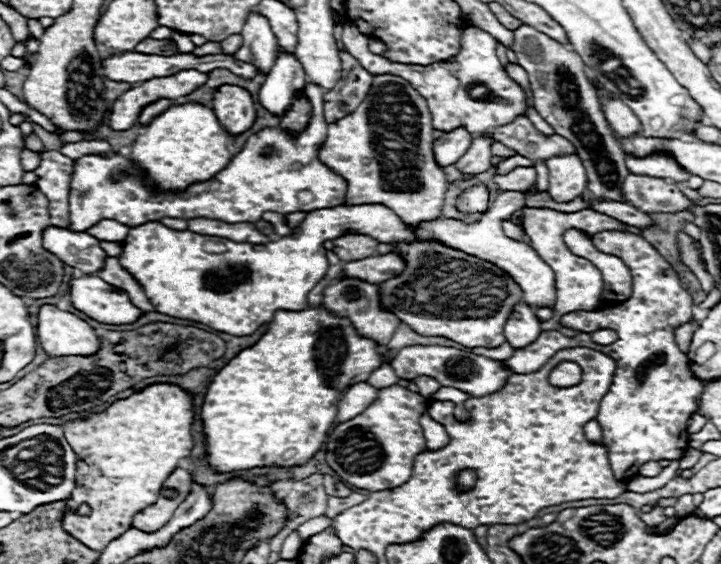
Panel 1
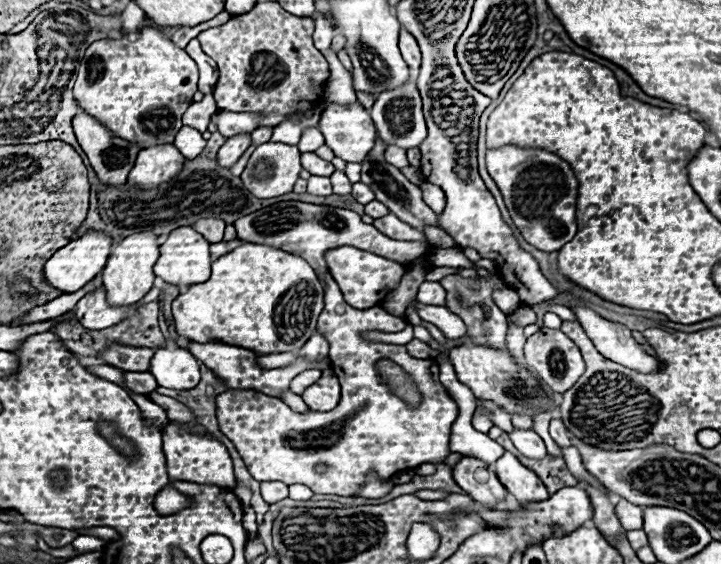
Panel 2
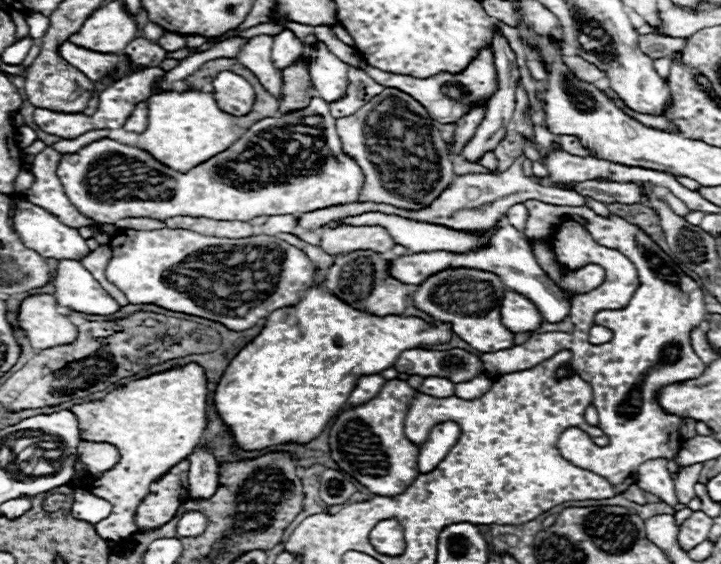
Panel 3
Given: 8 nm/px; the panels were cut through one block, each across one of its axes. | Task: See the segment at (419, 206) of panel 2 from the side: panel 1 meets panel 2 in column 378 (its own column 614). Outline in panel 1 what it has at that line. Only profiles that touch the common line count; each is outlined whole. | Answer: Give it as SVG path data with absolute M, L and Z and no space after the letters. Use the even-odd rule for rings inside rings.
M528 24L514 30L512 50L516 52L518 64L528 72L538 114L554 128L554 132L566 136L572 144L578 144L578 154L588 176L588 192L598 200L628 202L622 194L622 184L630 170L622 162L622 148L602 116L602 108L586 76L586 64L582 58Z

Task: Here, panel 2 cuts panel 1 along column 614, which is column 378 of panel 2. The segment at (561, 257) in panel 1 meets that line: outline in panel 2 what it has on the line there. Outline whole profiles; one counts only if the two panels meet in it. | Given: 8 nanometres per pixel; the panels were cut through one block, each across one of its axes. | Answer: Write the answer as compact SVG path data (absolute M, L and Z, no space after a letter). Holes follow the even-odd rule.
M388 214L384 218L374 220L374 226L382 234L386 234L386 236L390 236L394 240L418 240L418 242L426 242L426 236L422 232L418 232L416 228L410 228L408 224L400 222L394 214Z

